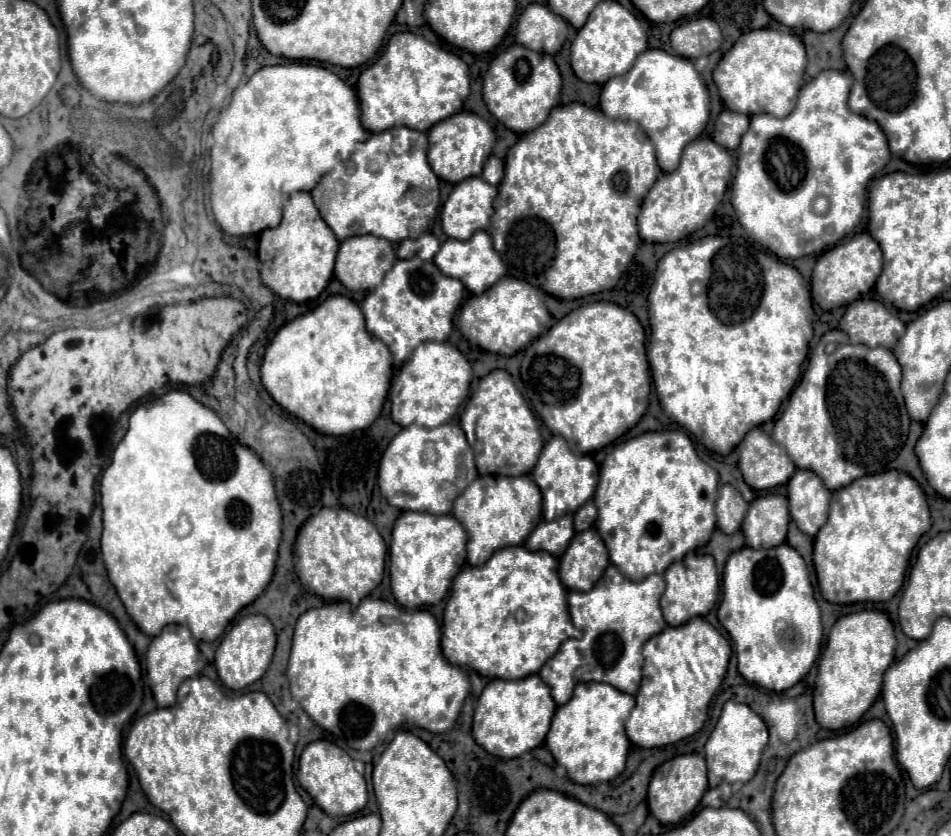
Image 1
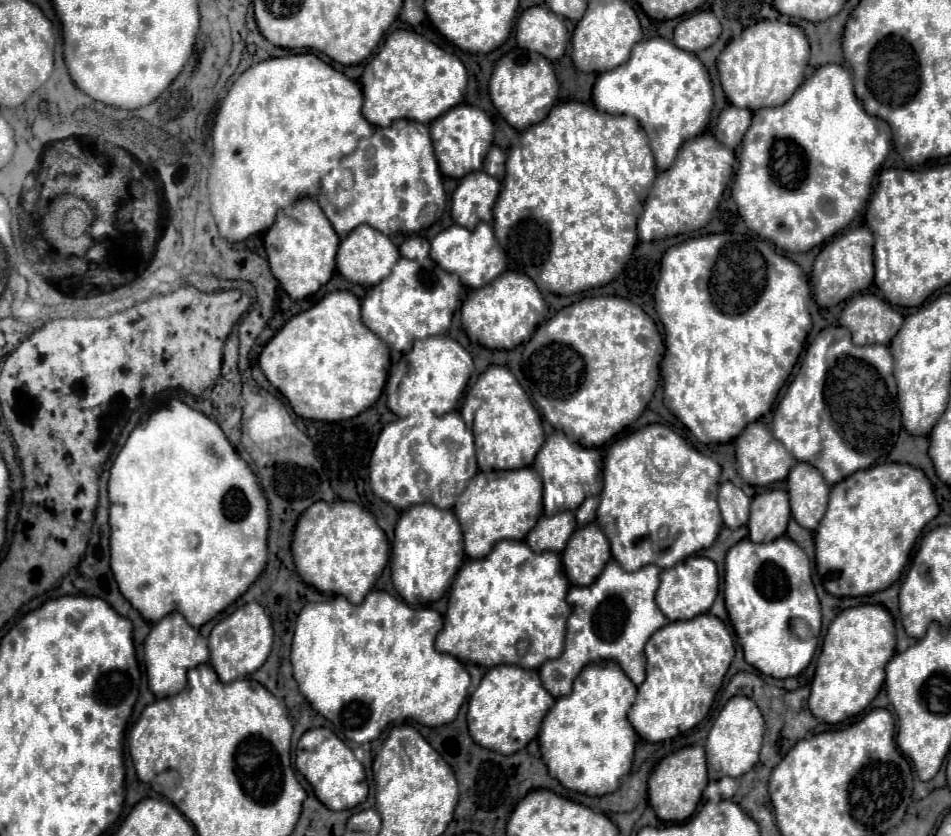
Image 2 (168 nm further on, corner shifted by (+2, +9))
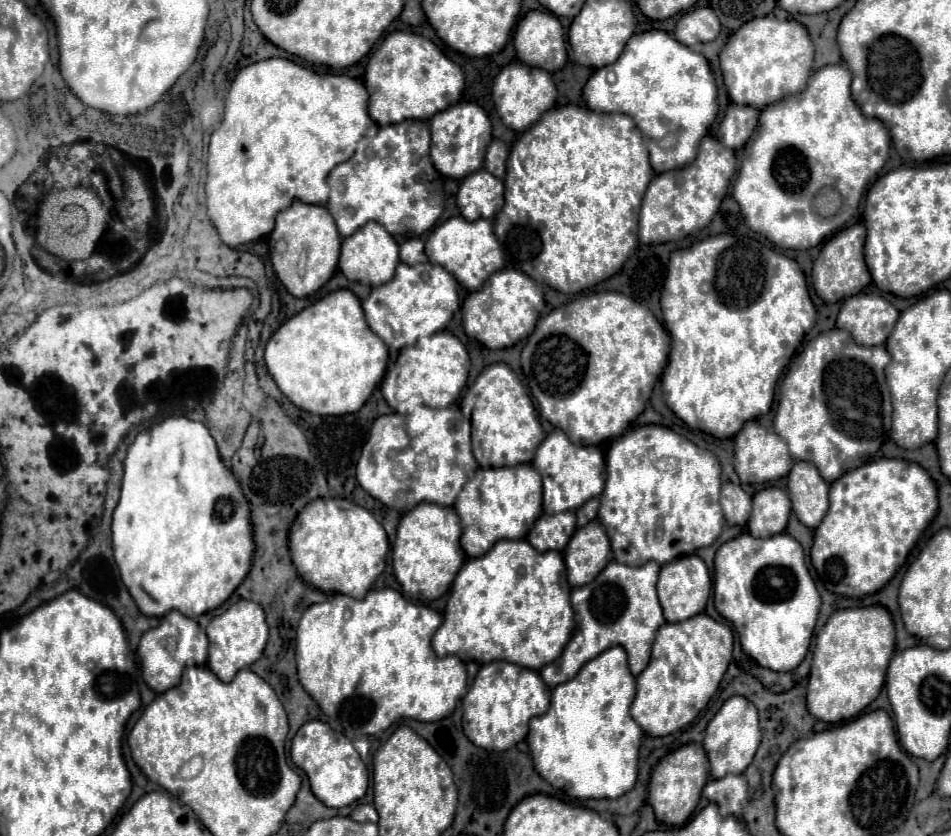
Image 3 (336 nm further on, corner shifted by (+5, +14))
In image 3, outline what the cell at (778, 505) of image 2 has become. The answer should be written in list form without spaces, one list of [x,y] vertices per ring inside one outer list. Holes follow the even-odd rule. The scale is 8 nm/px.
[[[767,487],[753,495],[753,513],[749,533],[753,537],[771,537],[783,533],[791,515],[791,501],[779,487]]]

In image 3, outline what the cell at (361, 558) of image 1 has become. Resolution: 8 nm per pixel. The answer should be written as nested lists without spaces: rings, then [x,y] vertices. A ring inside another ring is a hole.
[[[327,497],[311,501],[293,521],[291,525],[291,559],[297,573],[313,587],[325,593],[343,593],[355,599],[363,599],[365,593],[371,589],[375,579],[383,573],[387,563],[389,541],[387,533],[381,523],[363,507],[355,505],[353,501],[341,497]]]

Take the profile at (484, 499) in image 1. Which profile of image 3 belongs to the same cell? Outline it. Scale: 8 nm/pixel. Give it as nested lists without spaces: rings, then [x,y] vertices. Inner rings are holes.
[[[523,463],[515,467],[477,469],[477,473],[461,489],[455,511],[463,525],[461,547],[469,557],[483,557],[493,543],[501,539],[525,539],[531,525],[543,513],[541,509],[541,481],[533,465]]]

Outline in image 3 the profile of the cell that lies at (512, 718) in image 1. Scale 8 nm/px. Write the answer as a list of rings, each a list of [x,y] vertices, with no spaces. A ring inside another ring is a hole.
[[[493,661],[479,669],[471,689],[463,697],[463,731],[471,743],[487,751],[507,751],[525,739],[529,719],[543,715],[549,709],[551,689],[541,679],[539,671]]]

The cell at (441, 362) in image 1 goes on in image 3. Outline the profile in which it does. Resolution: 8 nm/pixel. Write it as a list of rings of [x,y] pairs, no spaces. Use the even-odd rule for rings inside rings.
[[[439,331],[429,337],[421,337],[413,347],[405,347],[396,361],[390,363],[381,383],[381,393],[391,409],[405,413],[409,397],[421,397],[427,407],[449,407],[467,383],[469,353],[463,343],[449,331]]]

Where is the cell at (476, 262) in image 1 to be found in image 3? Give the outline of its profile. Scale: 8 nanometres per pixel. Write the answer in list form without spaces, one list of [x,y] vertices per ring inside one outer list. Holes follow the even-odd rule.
[[[451,217],[445,223],[437,225],[425,243],[425,253],[431,263],[443,265],[463,287],[469,291],[481,289],[485,279],[503,269],[503,251],[493,233],[493,221],[465,221],[463,217]]]

